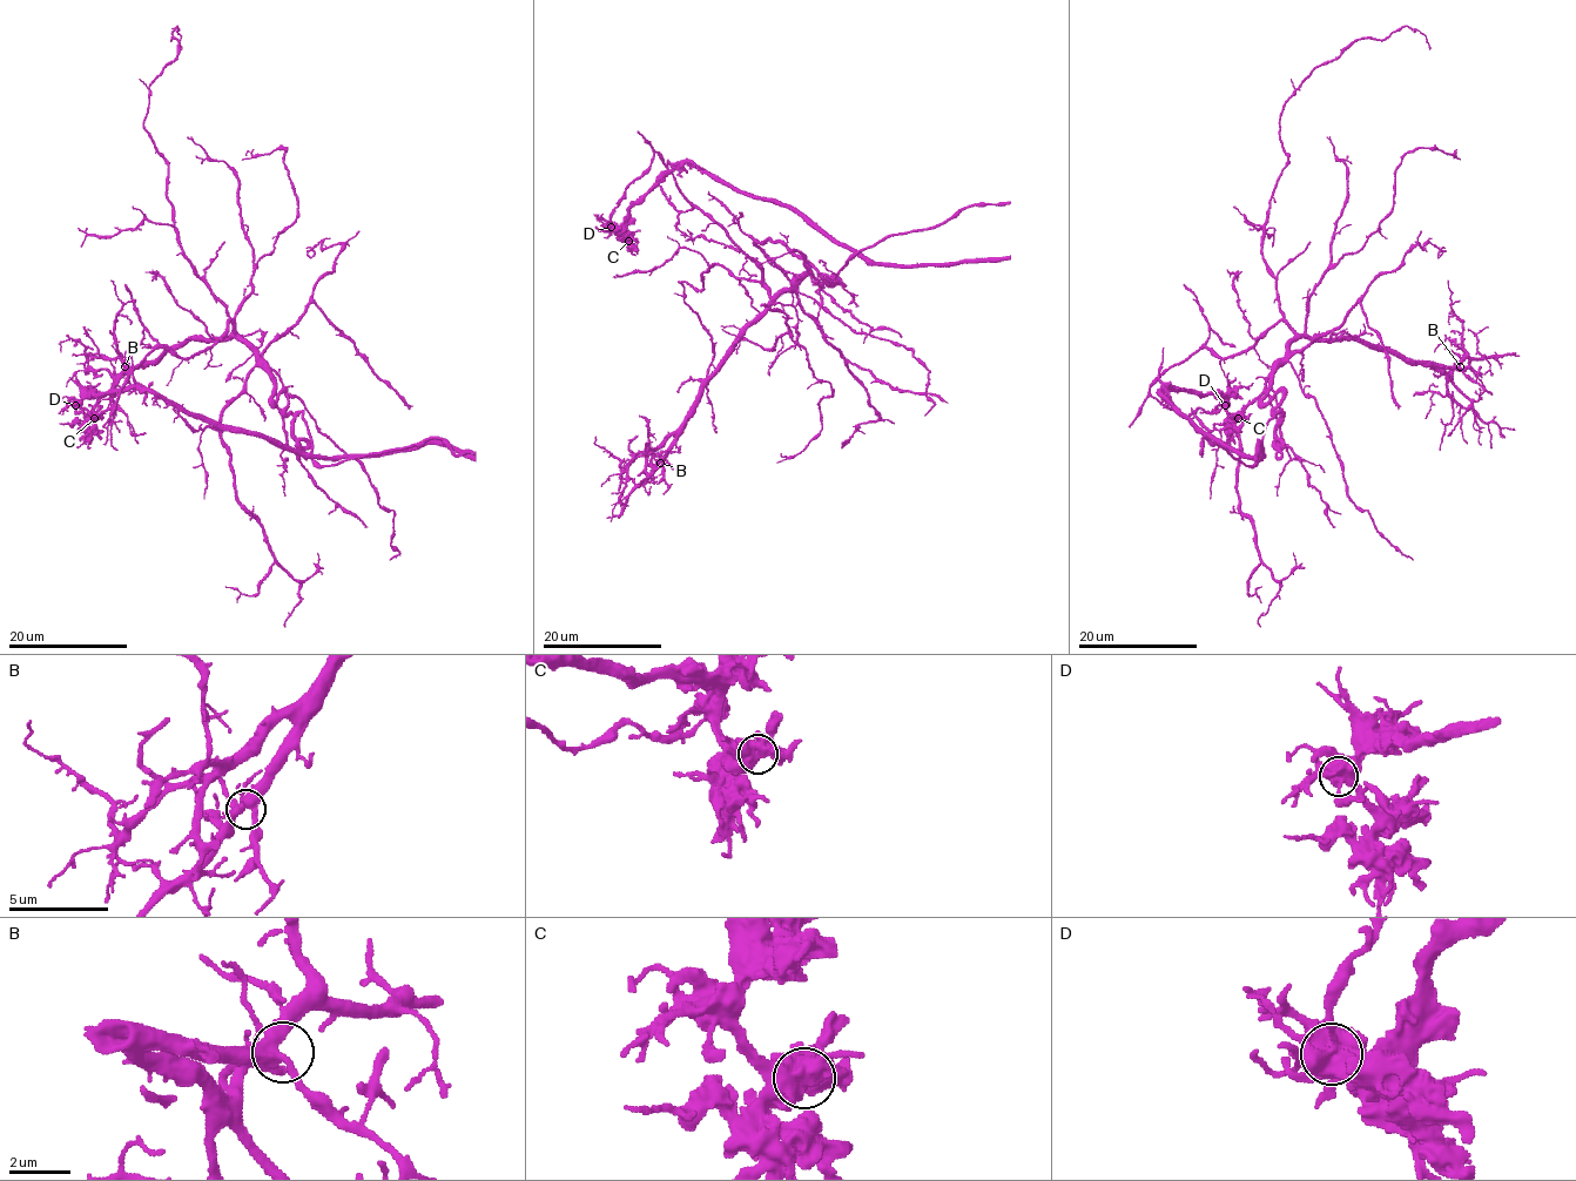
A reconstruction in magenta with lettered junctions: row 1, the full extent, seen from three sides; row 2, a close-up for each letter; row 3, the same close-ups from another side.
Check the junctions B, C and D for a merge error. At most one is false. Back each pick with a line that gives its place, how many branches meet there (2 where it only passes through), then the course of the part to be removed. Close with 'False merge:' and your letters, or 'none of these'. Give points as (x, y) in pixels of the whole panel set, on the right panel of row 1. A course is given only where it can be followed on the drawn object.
D: place (1225, 405); branches 8; course (1225, 405), (1220, 397), (1165, 387), (1160, 392), (1201, 432), (1237, 453), (1263, 457), (1259, 444), (1253, 460)
False merge: D

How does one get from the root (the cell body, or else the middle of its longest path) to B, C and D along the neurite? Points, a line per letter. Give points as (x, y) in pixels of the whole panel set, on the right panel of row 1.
B: (1237, 353), (1246, 352), (1282, 321), (1298, 336), (1359, 338), (1405, 358), (1460, 366)
C: (1237, 353), (1219, 358), (1199, 348), (1160, 369), (1159, 379), (1179, 387), (1218, 393), (1225, 409), (1238, 418)
D: (1237, 353), (1219, 358), (1199, 348), (1159, 370), (1163, 382), (1218, 393), (1225, 405)

